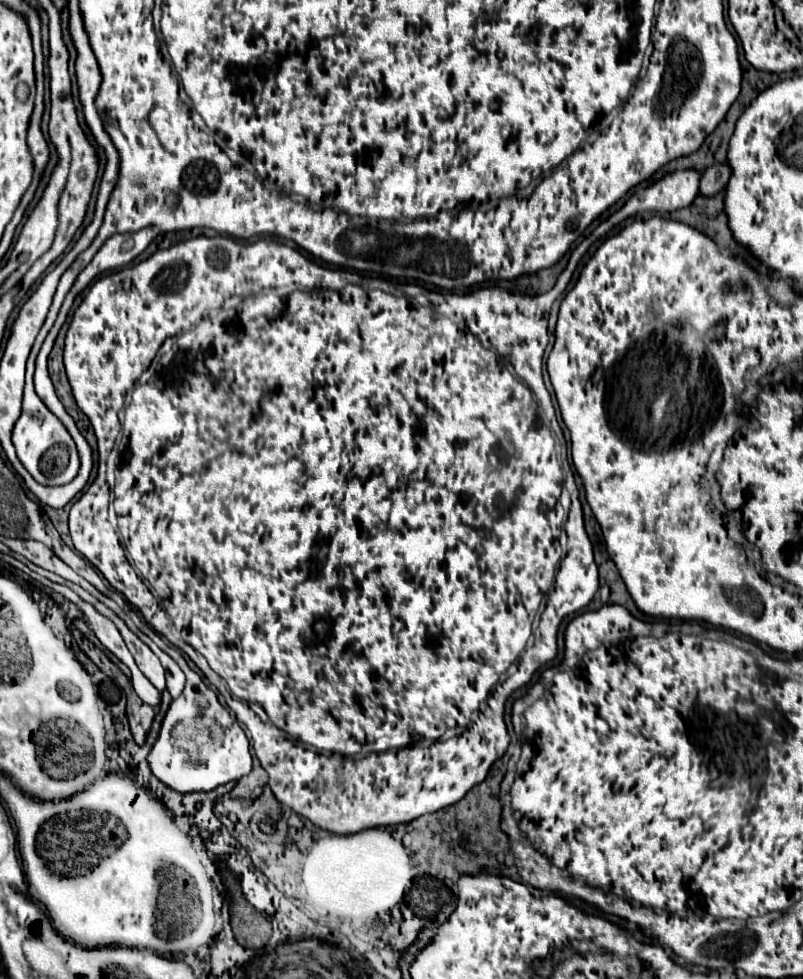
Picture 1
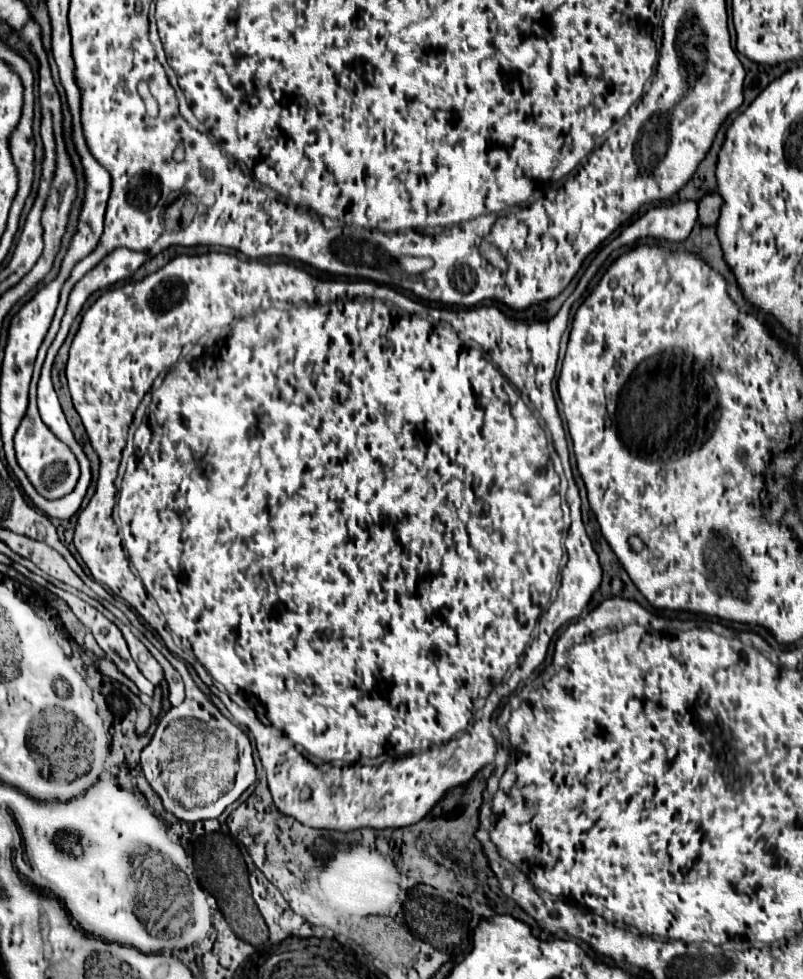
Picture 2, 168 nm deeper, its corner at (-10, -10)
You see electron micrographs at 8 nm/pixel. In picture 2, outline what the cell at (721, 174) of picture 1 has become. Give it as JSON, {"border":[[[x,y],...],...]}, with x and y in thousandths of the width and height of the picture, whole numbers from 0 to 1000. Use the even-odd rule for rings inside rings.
{"border":[[[889,196],[889,198],[879,198],[872,206],[869,206],[869,227],[874,231],[889,231],[897,223],[897,212],[899,212],[899,202]]]}

